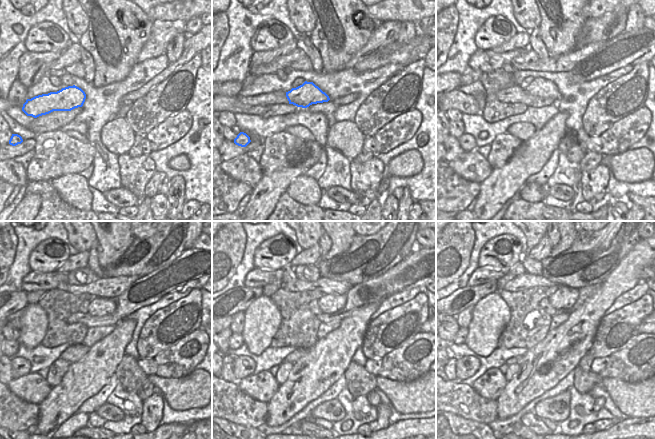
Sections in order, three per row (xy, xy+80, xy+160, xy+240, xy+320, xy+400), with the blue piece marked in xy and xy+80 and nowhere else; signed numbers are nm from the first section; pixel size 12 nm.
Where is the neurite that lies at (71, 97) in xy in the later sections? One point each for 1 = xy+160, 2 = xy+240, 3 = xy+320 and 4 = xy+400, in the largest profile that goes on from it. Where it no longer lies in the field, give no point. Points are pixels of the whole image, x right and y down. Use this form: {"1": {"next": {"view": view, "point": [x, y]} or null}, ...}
{"1": {"next": {"view": "xy+160", "point": [544, 88]}}, "2": {"next": {"view": "xy+240", "point": [98, 306]}}, "3": {"next": {"view": "xy+320", "point": [329, 304]}}, "4": {"next": {"view": "xy+400", "point": [564, 298]}}}

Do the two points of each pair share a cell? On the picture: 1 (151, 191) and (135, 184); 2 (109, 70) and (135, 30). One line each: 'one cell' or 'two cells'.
1: two cells
2: one cell

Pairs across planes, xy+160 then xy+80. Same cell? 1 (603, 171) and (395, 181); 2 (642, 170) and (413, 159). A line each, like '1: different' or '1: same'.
1: different
2: same

